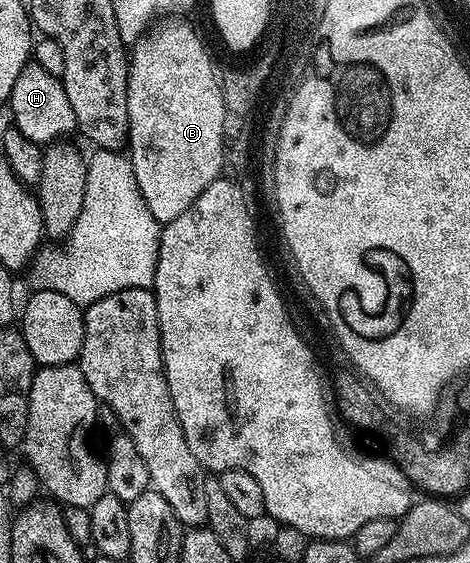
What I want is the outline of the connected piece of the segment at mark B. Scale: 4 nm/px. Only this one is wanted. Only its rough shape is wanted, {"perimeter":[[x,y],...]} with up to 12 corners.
{"perimeter":[[180,17],[128,64],[146,209],[182,217],[226,167],[211,53]]}

